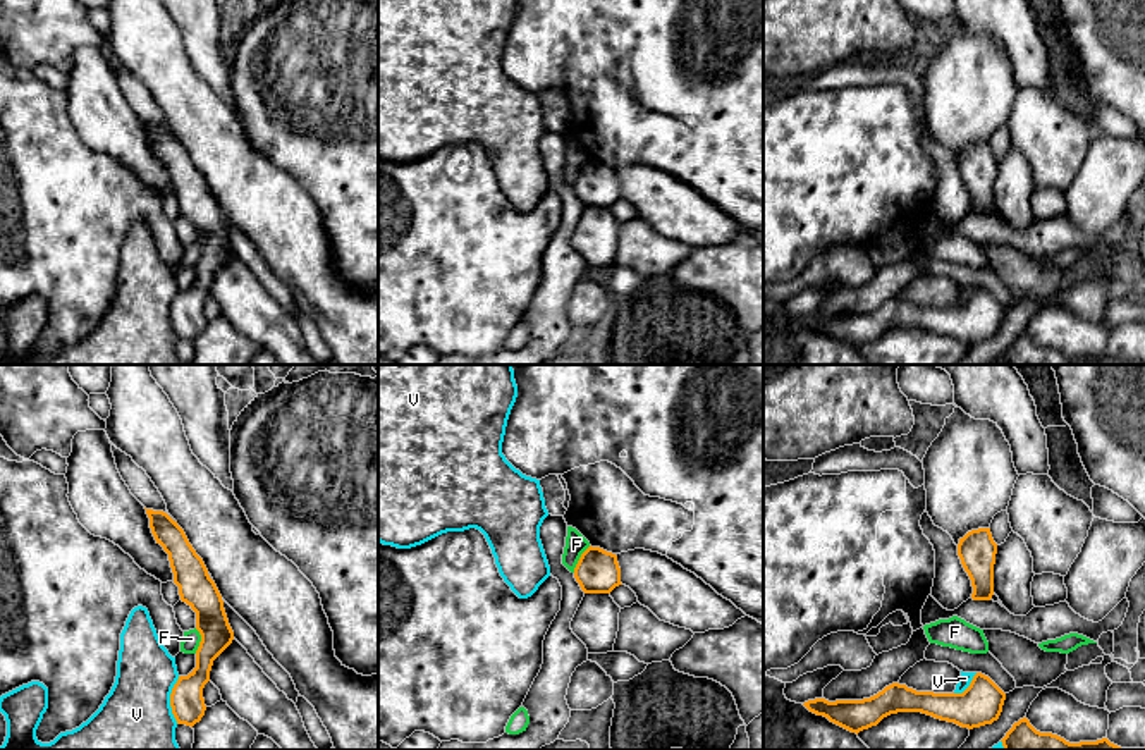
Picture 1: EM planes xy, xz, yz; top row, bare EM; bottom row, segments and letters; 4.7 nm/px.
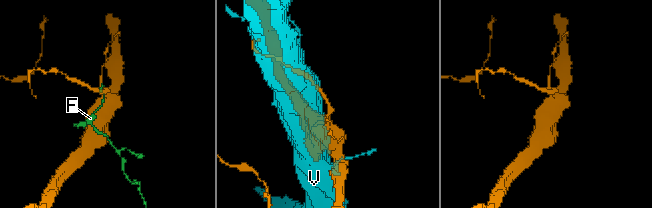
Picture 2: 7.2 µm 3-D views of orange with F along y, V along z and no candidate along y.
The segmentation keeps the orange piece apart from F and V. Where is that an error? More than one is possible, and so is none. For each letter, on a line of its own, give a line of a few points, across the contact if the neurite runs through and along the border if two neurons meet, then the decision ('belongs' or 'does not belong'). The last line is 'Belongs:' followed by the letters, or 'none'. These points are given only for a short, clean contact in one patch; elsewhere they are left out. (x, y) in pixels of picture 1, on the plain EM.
F: line xz (590, 160), (573, 186); does not belong
V: does not belong
Belongs: none

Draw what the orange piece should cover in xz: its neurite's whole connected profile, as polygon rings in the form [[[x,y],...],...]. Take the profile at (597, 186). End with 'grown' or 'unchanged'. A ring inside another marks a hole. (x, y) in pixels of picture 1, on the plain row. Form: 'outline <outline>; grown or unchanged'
outline [[[591,160],[581,169],[574,193],[585,208],[610,208],[622,200],[617,170]]]; unchanged

